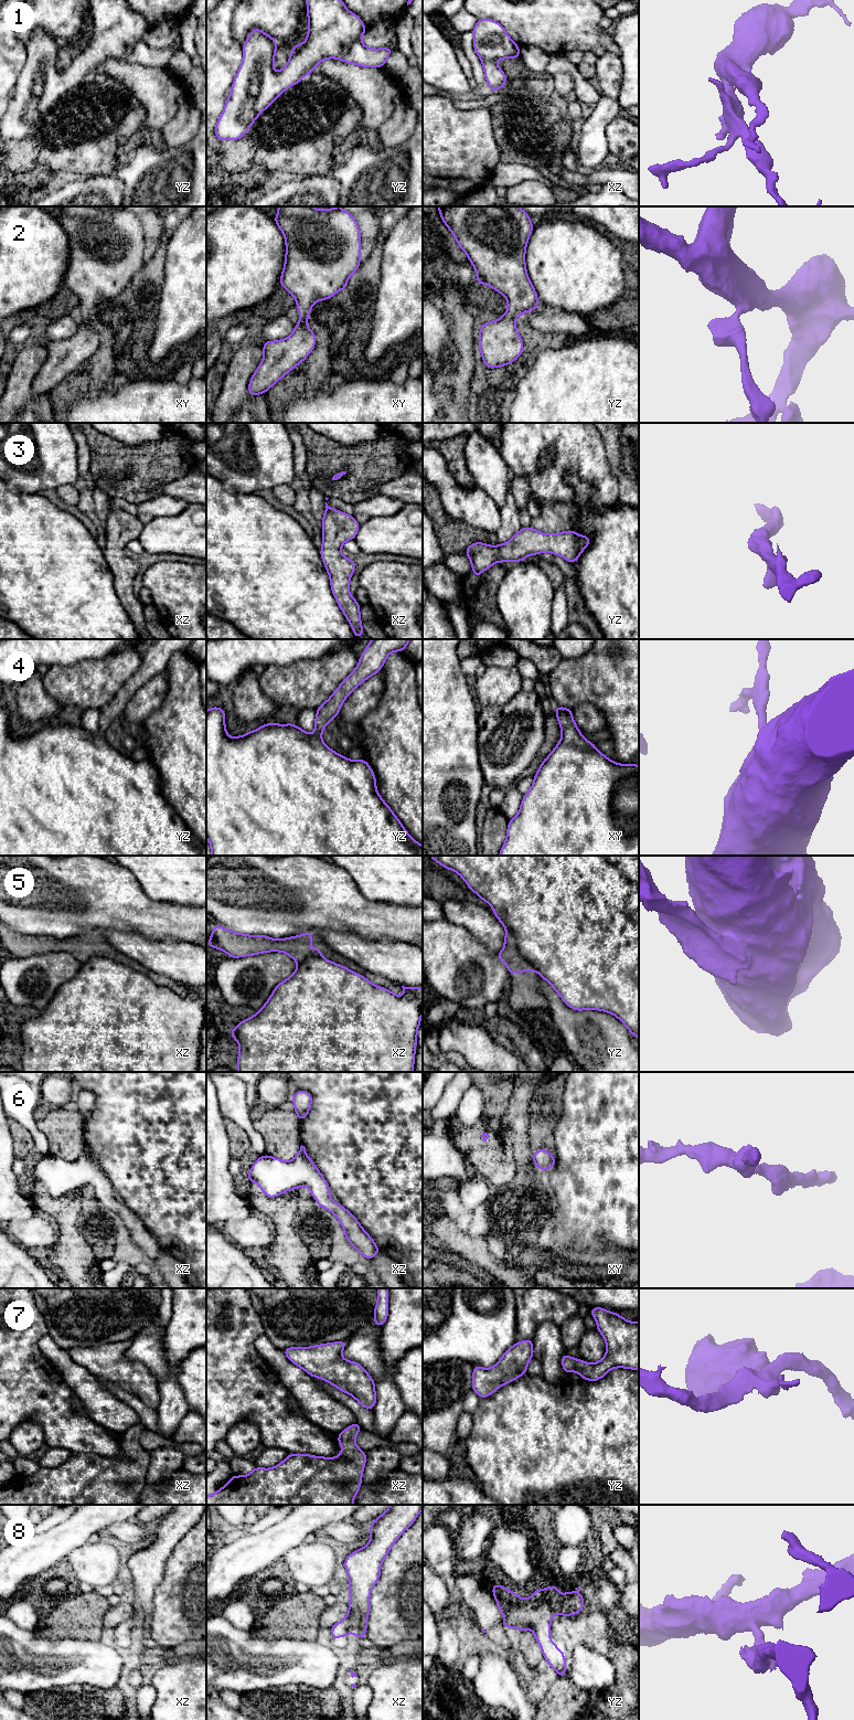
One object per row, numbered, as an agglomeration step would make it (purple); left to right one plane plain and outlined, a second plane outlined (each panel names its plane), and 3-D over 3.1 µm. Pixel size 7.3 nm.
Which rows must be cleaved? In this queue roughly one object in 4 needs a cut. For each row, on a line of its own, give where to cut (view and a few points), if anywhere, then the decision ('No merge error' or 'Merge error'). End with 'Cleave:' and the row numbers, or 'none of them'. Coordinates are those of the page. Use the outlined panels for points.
1: No split. No merge error
2: No split. No merge error
3: No split. No merge error
4: No split. No merge error
5: Split along yz (506, 930), (512, 934), (520, 954), (535, 969). Merge error
6: No split. No merge error
7: No split. No merge error
8: No split. No merge error
Cleave: 5

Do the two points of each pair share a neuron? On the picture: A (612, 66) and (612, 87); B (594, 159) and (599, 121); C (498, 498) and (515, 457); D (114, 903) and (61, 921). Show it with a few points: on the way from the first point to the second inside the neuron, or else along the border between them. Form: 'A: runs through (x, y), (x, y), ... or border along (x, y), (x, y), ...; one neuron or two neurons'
A: runs through (612, 72), (612, 82); one neuron
B: runs through (594, 150), (594, 130); one neuron
C: border along (499, 450), (510, 468); two neurons
D: runs through (100, 903), (97, 903), (82, 916), (74, 916); one neuron

